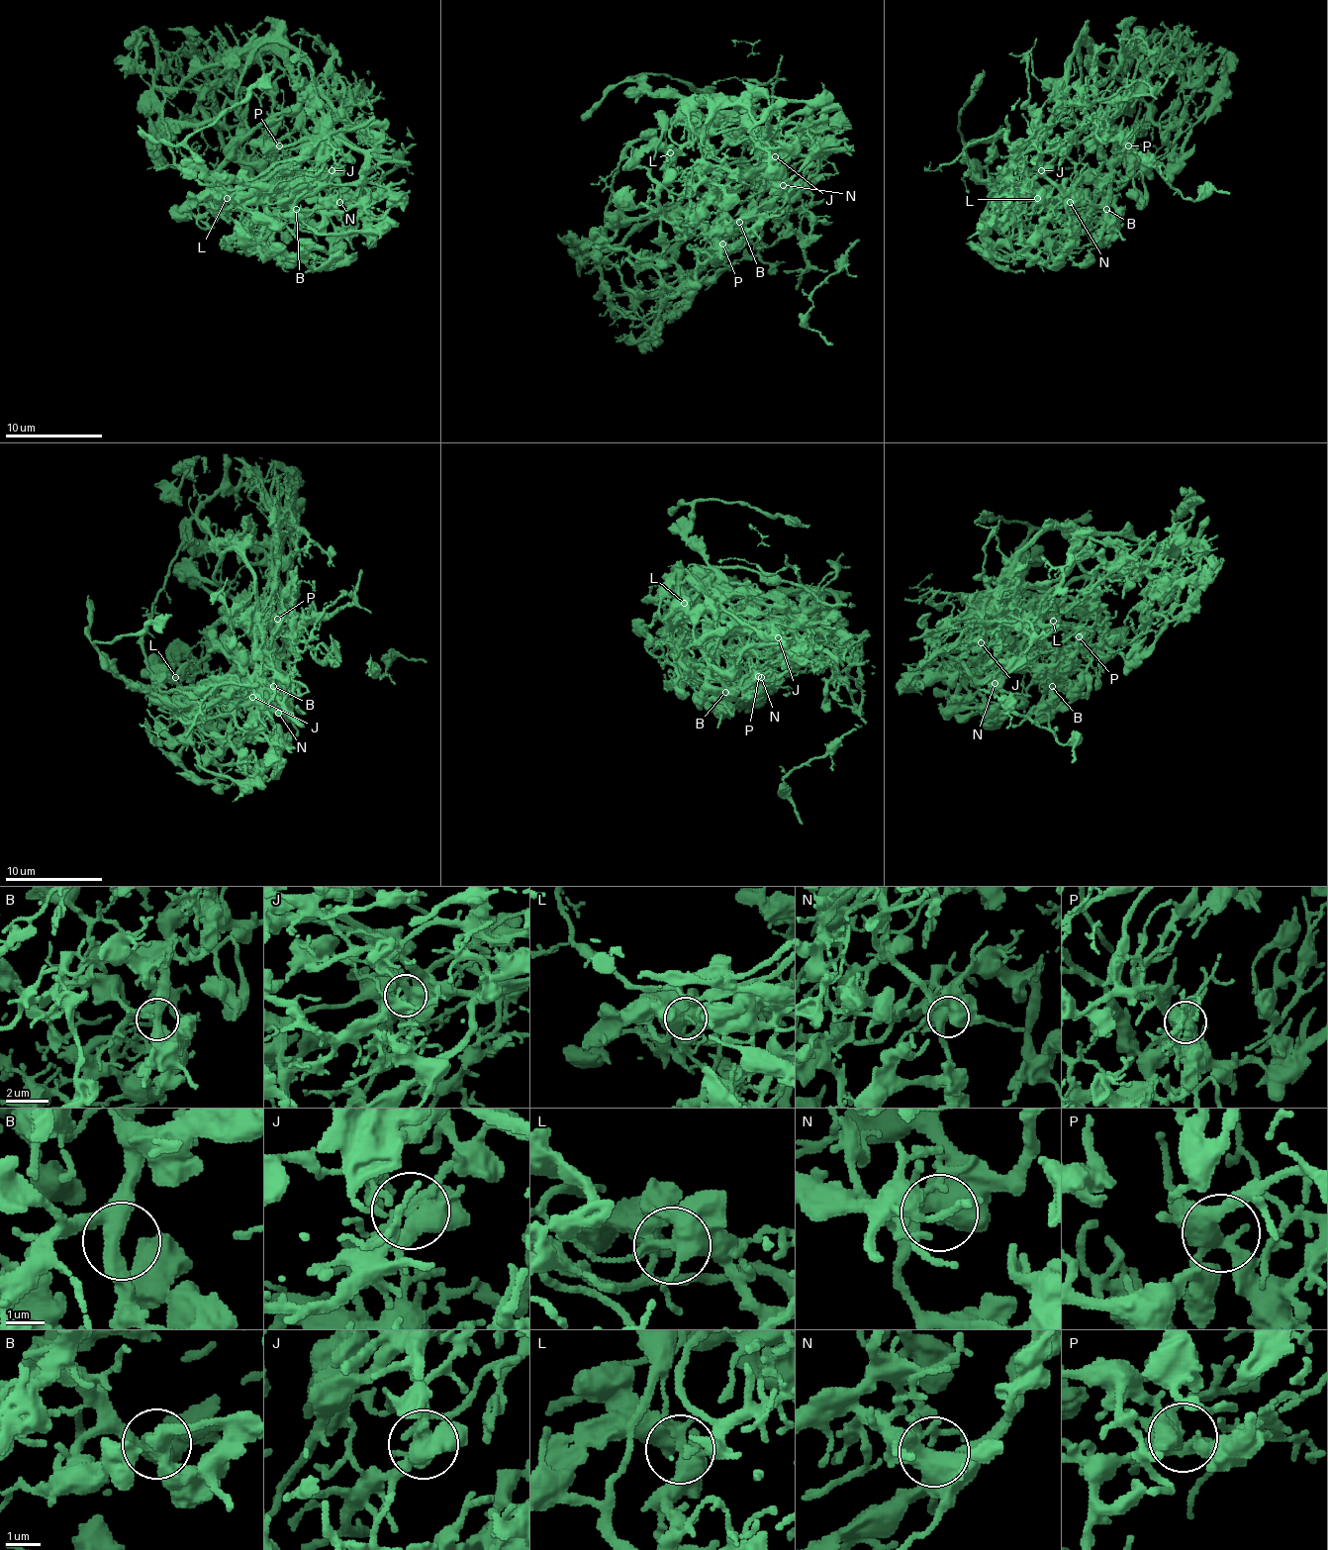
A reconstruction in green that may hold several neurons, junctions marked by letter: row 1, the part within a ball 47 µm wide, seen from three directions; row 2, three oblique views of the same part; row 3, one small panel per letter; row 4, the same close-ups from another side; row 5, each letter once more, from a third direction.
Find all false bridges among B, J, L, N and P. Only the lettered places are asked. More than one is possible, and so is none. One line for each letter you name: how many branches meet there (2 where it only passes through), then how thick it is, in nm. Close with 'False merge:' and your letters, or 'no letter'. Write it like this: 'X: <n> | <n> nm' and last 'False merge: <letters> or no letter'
L: 4 | 440 nm
False merge: L

